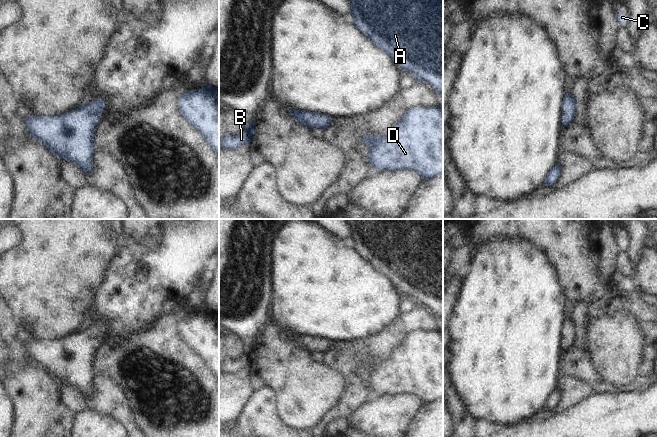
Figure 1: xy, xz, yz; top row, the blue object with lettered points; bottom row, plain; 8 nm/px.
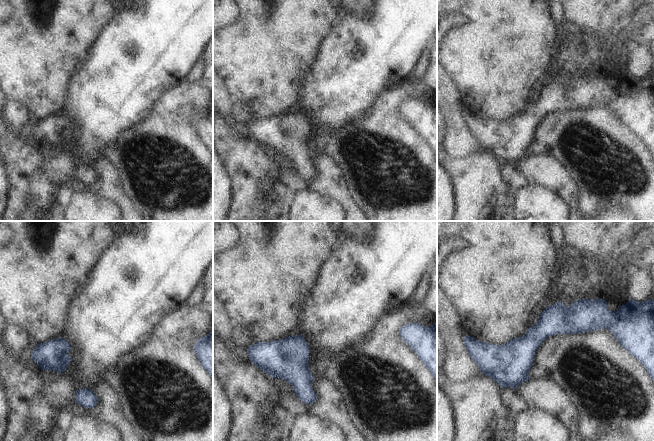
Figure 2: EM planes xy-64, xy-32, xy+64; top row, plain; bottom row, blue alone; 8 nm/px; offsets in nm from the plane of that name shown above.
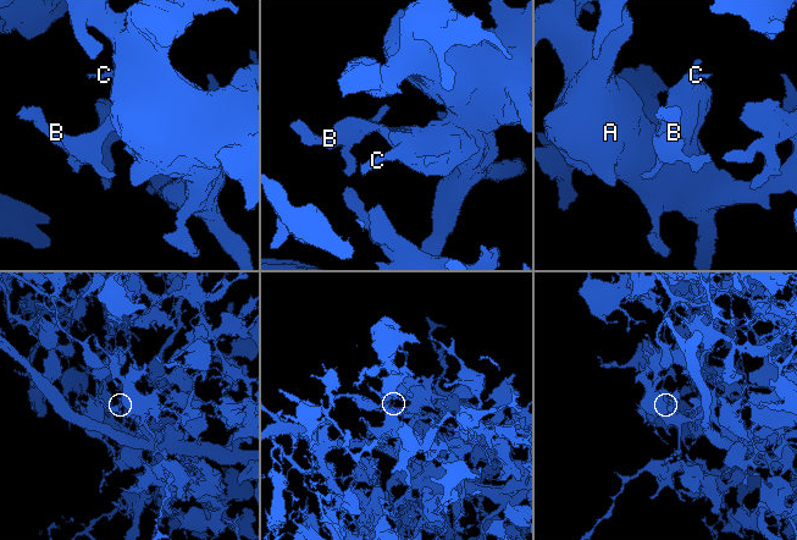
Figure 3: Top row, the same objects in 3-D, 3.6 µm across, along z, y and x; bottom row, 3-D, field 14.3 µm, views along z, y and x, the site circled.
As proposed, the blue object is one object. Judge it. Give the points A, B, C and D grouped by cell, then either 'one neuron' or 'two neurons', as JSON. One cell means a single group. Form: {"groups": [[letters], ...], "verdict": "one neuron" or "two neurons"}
{"groups": [["A", "B", "C", "D"]], "verdict": "one neuron"}

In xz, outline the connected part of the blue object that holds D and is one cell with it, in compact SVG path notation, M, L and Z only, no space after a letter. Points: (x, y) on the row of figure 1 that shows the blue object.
M443 106L411 108L402 119L389 130L387 136L365 135L361 141L367 145L372 168L385 170L411 170L424 180L443 174Z

